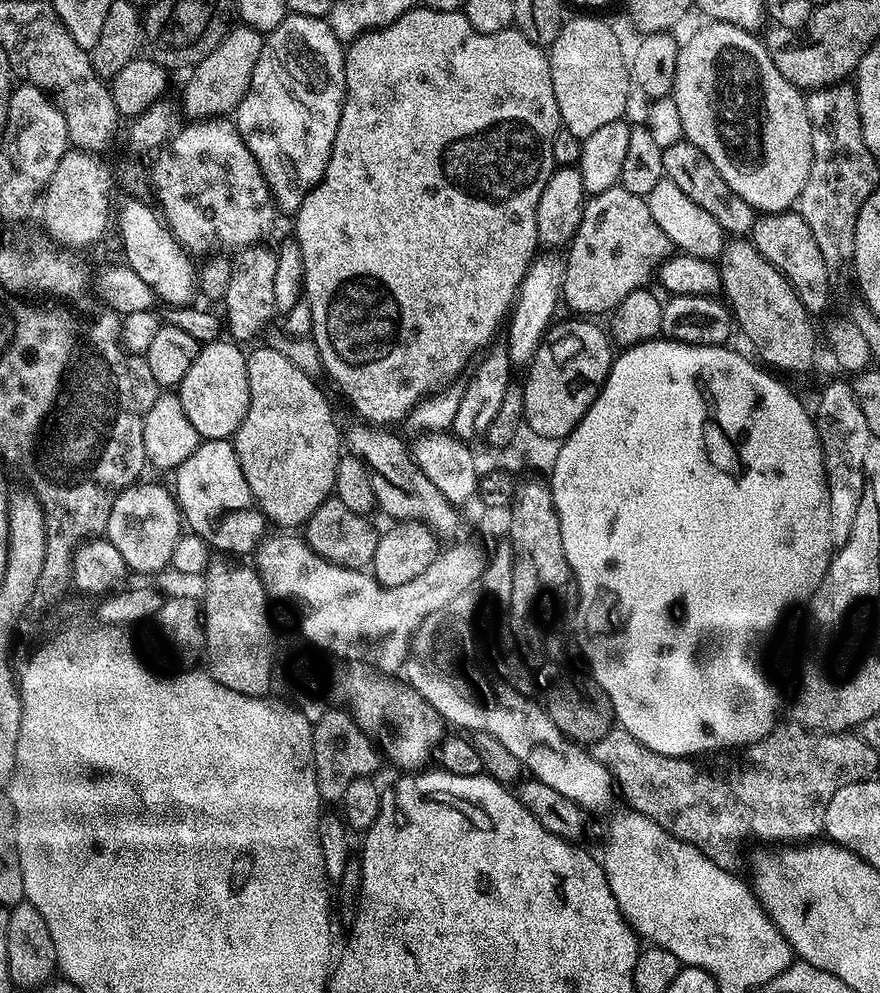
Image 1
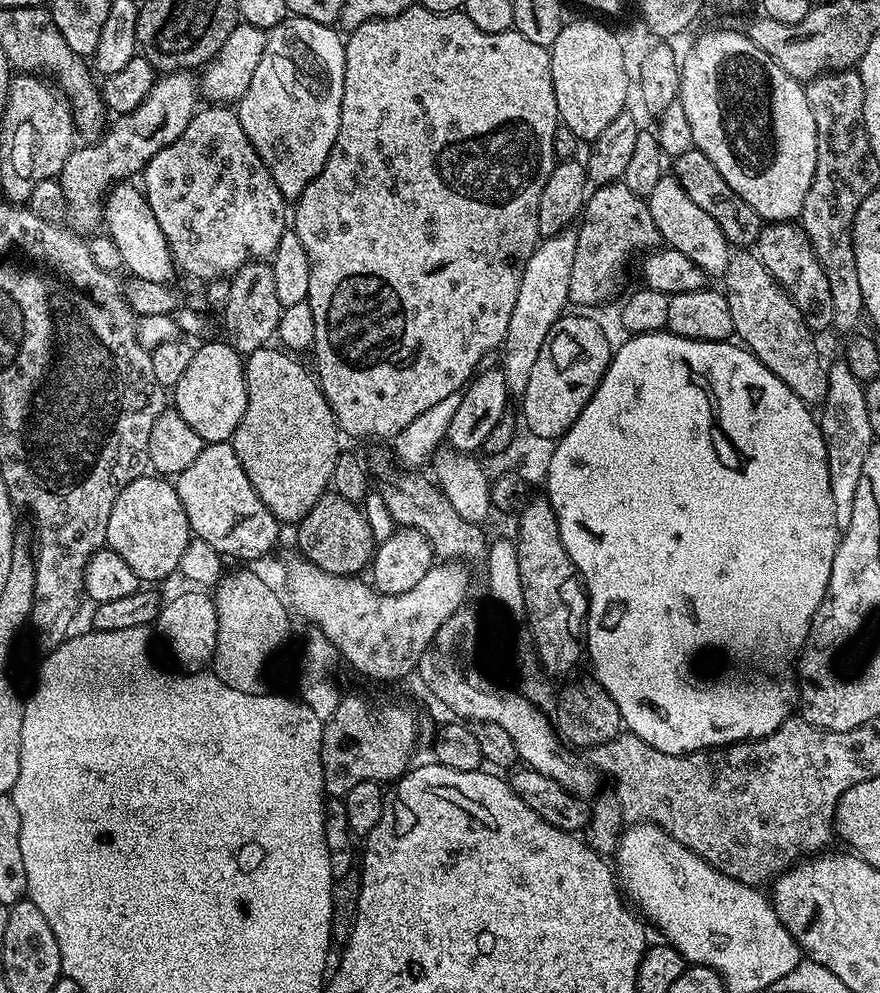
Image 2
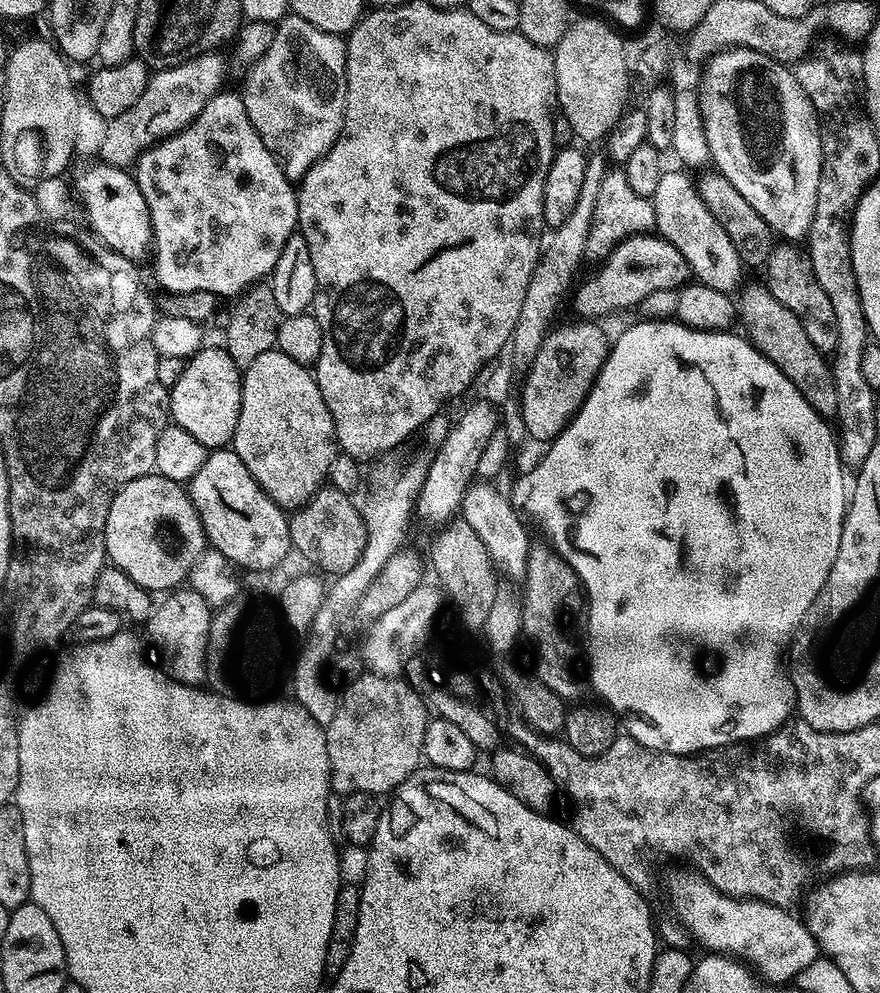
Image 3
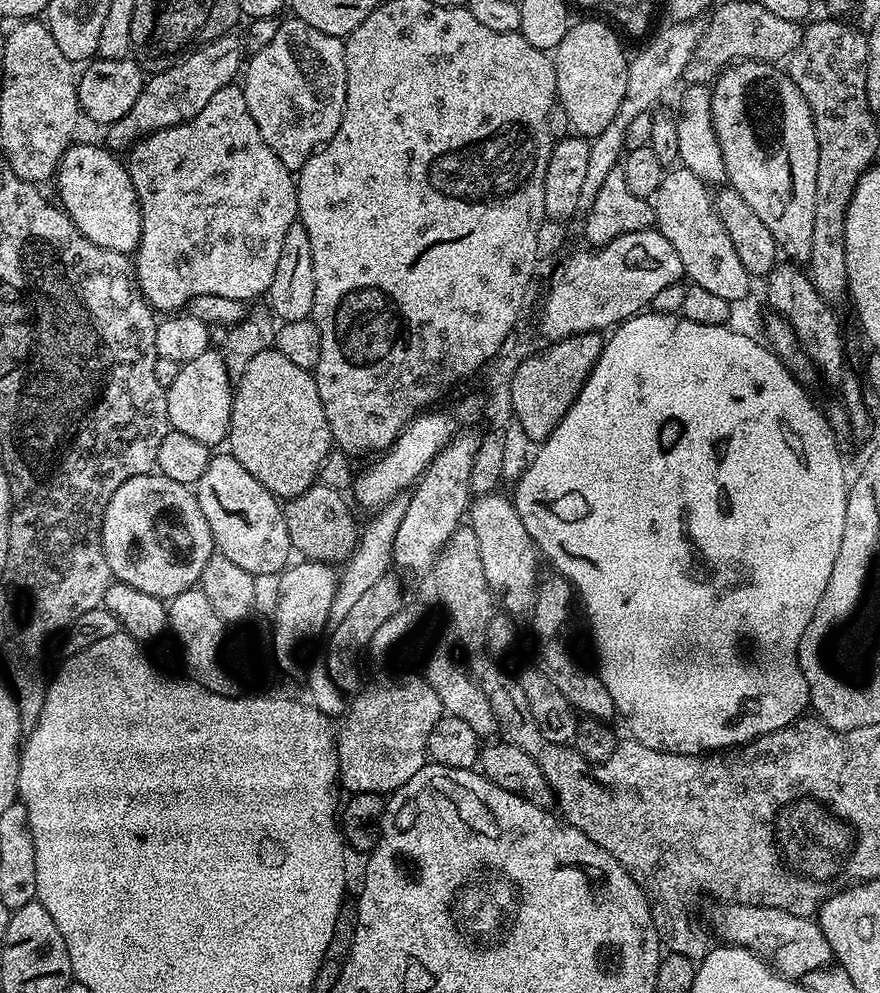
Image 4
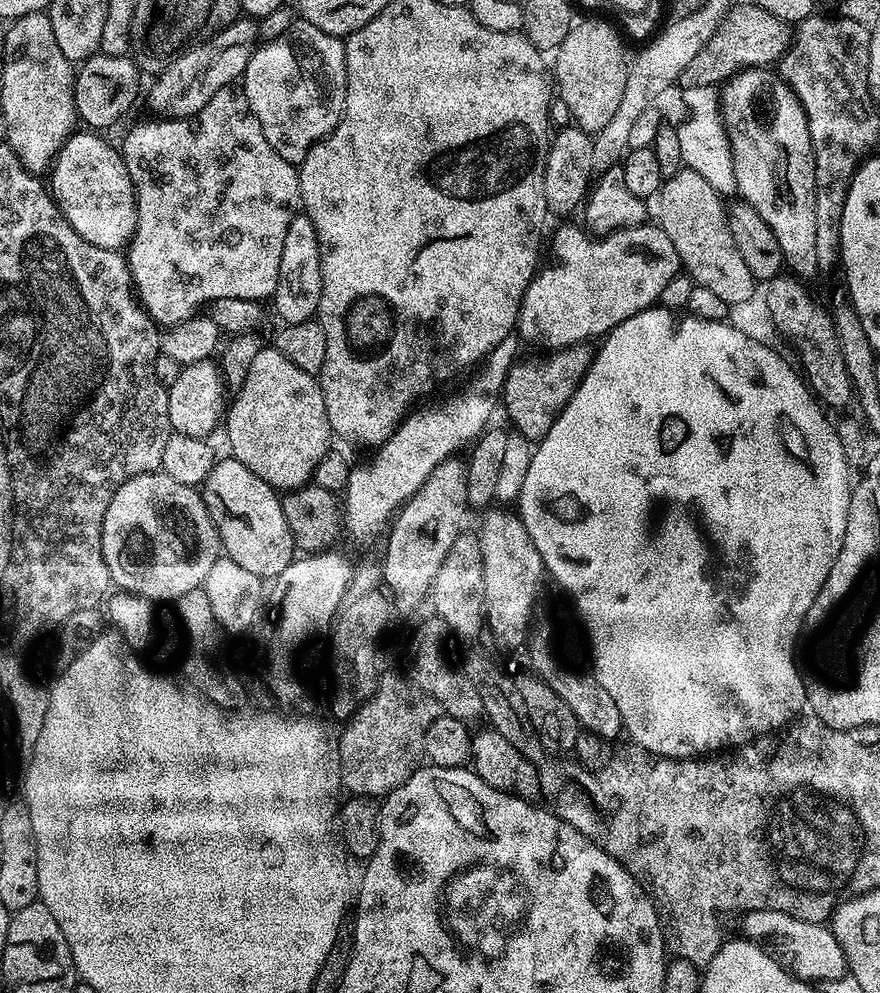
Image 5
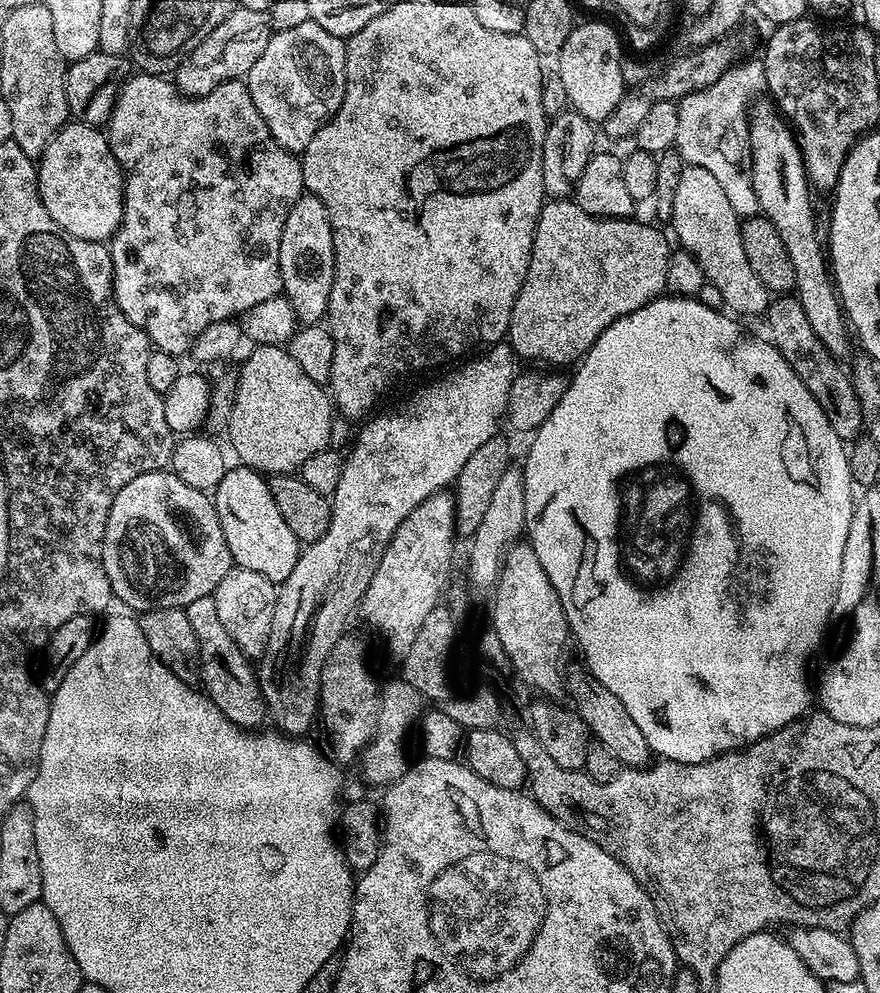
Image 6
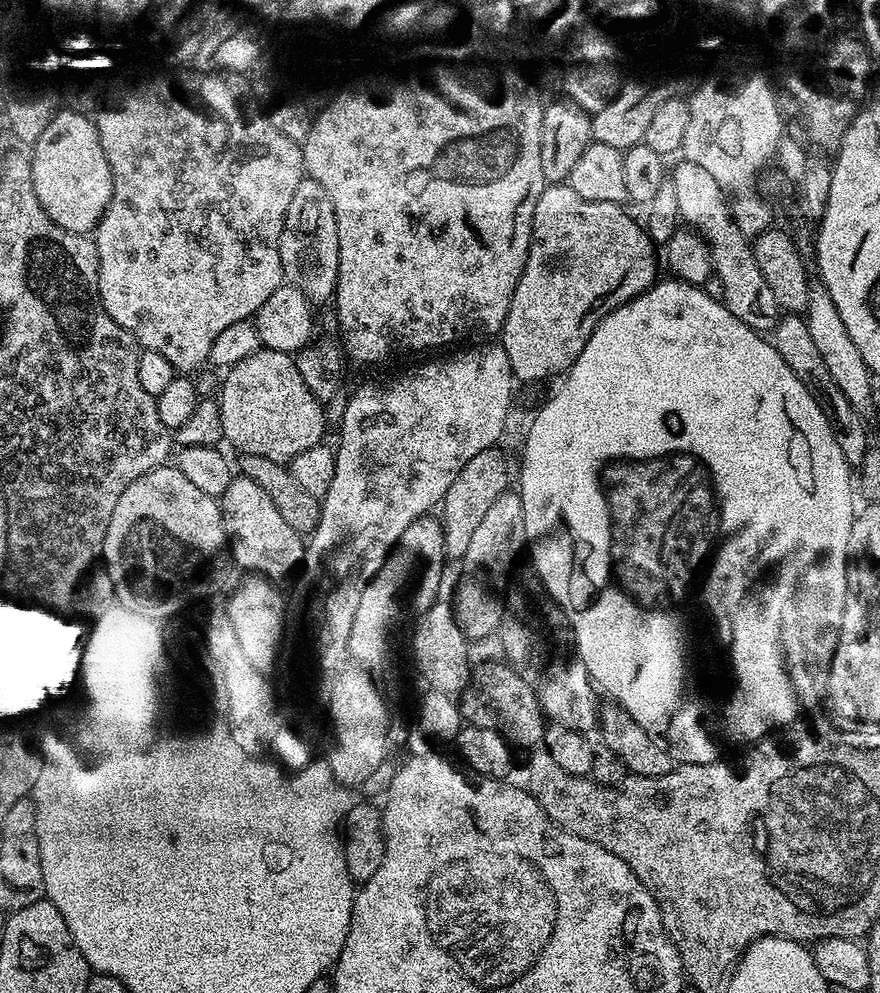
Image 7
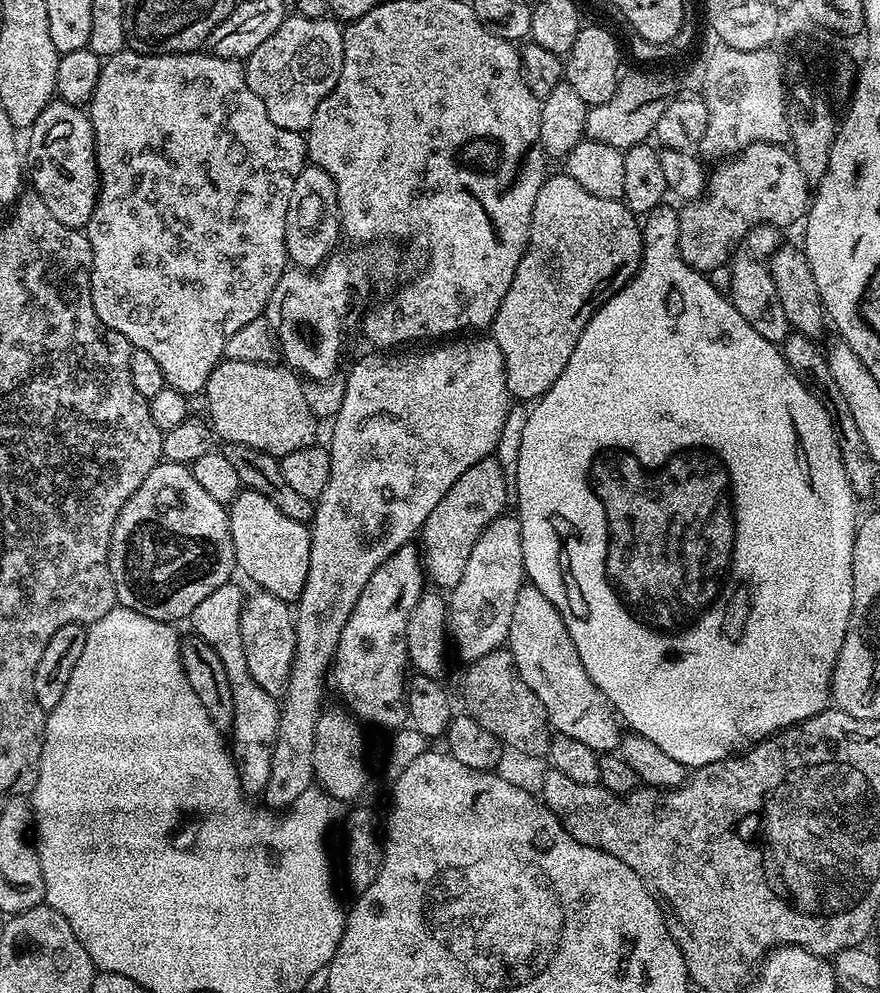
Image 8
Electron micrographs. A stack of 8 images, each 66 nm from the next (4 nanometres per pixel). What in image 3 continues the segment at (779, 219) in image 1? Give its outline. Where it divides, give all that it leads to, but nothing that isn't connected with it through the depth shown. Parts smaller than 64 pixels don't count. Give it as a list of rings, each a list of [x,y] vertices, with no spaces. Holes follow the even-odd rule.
[[[780,242],[768,253],[766,269],[768,268],[768,279],[766,285],[774,298],[792,310],[802,322],[807,337],[823,354],[831,354],[836,349],[838,334],[834,322],[834,306],[830,306],[830,298],[826,298],[822,286],[818,286],[818,278],[814,278],[812,264],[808,261],[807,251],[803,247],[792,242]]]

